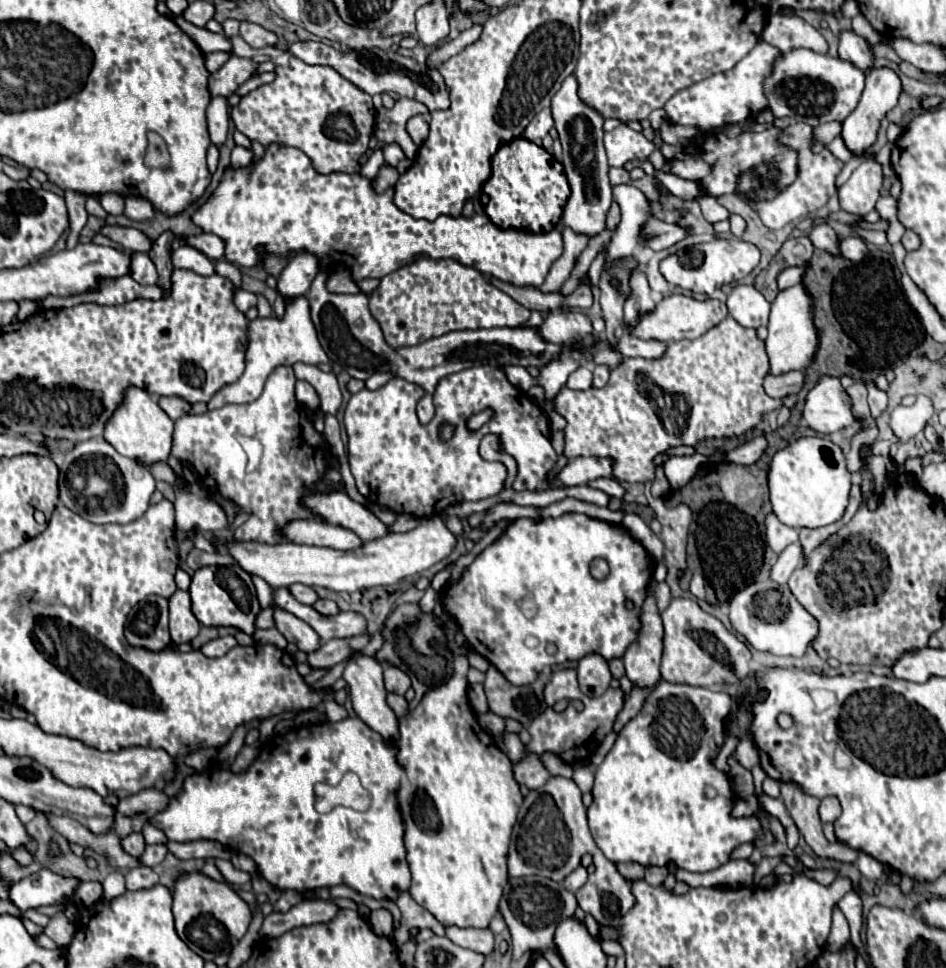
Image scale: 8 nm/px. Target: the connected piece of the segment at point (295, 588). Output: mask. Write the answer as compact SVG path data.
M291 585L289 589L295 595L295 599L299 599L305 605L313 605L319 599L319 595L311 587L307 587L307 585Z

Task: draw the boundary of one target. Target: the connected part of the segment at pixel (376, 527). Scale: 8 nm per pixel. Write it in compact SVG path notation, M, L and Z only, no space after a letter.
M345 491L309 495L303 503L327 523L351 529L363 541L375 541L389 533L389 527L381 519L377 519L365 505L351 501Z

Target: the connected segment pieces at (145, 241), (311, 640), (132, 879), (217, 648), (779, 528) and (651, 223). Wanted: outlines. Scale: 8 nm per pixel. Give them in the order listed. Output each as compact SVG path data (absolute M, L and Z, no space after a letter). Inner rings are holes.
M105 225L101 233L107 235L107 237L111 237L113 241L117 241L119 245L123 245L129 253L135 253L135 251L139 251L139 253L149 253L149 249L151 249L151 245L153 245L153 241L151 241L145 233L141 233L141 231L137 231L137 229Z
M275 611L275 627L285 635L289 643L295 643L307 655L321 647L321 637L301 619L291 613Z
M139 867L139 869L131 869L125 877L127 881L127 889L129 891L141 891L141 889L151 889L157 885L157 875L151 867Z
M219 637L219 639L213 639L209 643L205 643L201 647L201 653L205 657L223 657L229 649L233 649L237 645L237 641L233 637Z
M769 513L765 517L765 537L767 537L767 545L775 551L781 553L787 545L795 543L797 537L797 529L783 525L773 513Z
M649 217L639 231L639 239L643 241L645 247L651 247L653 251L661 251L667 249L671 245L675 245L677 241L681 241L689 231L681 225L671 225L665 221L659 221L655 217Z

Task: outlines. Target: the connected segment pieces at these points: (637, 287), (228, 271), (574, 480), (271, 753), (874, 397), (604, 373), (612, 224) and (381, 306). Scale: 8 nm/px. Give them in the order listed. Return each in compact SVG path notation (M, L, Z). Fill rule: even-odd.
M639 263L635 269L631 269L629 287L631 287L631 293L625 301L625 321L635 321L635 317L639 317L639 313L647 313L647 309L651 309L651 305L655 305L651 299L643 263Z
M217 261L217 263L215 263L215 271L217 271L219 275L227 277L229 281L233 281L235 291L241 289L241 271L239 271L233 263L229 263L229 261Z
M577 457L555 477L553 483L557 487L567 487L567 479L569 485L581 485L591 479L613 477L613 465L615 461L611 457Z
M347 717L339 723L325 721L273 737L245 773L237 775L229 769L211 767L205 773L189 777L183 785L183 793L171 799L167 811L157 813L151 823L163 829L169 841L189 843L213 839L235 853L251 857L261 877L281 891L299 891L299 881L305 891L347 885L365 897L395 901L399 893L411 887L411 871L403 841L405 821L397 809L397 791L401 787L403 773L403 767L397 763L397 747L367 727L359 717ZM345 771L359 775L361 785L373 797L371 807L365 813L357 813L353 809L333 809L325 815L317 813L313 785L317 781L329 783L329 773Z
M867 381L865 383L867 389L869 389L869 409L871 409L871 417L877 419L885 409L887 409L887 393L879 391L873 381Z
M597 365L593 369L593 387L601 389L601 387L607 385L607 381L609 381L609 369L603 367L603 365Z
M613 201L606 219L607 228L615 232L620 223L620 219L620 207L615 201Z
M419 257L415 263L385 275L369 295L369 309L381 325L387 345L395 345L395 349L415 347L455 329L519 327L531 315L527 307L521 307L509 295L487 283L477 269L453 259L435 261L427 257Z

